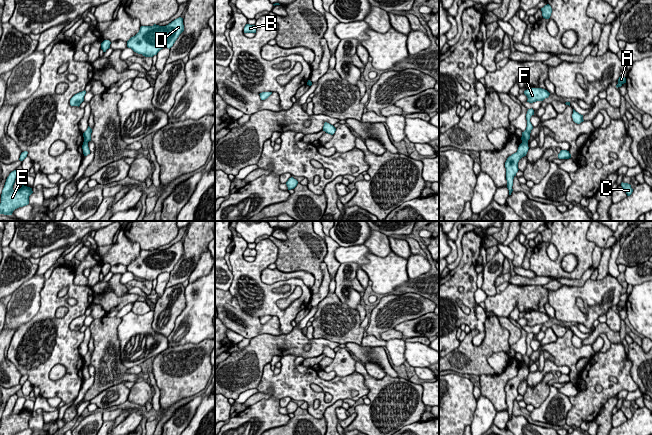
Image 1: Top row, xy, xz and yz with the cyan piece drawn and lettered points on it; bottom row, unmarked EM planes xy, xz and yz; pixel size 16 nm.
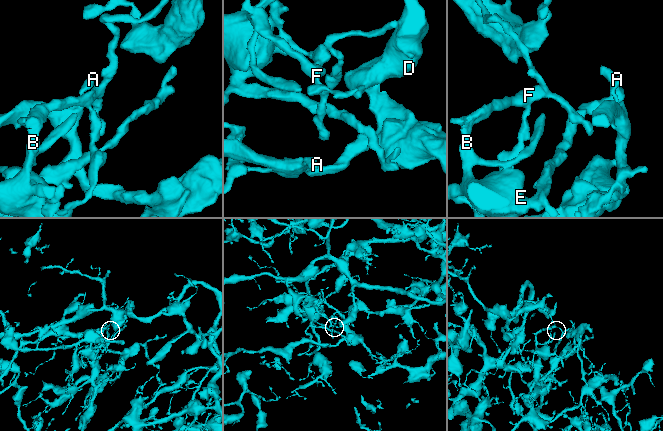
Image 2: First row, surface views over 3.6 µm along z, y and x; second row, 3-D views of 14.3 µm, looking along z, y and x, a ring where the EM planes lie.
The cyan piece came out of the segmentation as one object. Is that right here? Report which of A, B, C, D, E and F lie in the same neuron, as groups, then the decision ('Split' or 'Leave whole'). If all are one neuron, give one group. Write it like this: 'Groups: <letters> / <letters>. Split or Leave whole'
Groups: A B C D E F. Leave whole

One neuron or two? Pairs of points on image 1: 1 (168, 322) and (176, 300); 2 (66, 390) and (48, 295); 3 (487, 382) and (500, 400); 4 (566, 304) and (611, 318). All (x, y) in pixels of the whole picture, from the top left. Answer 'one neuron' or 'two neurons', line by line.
1: one neuron
2: one neuron
3: one neuron
4: two neurons

